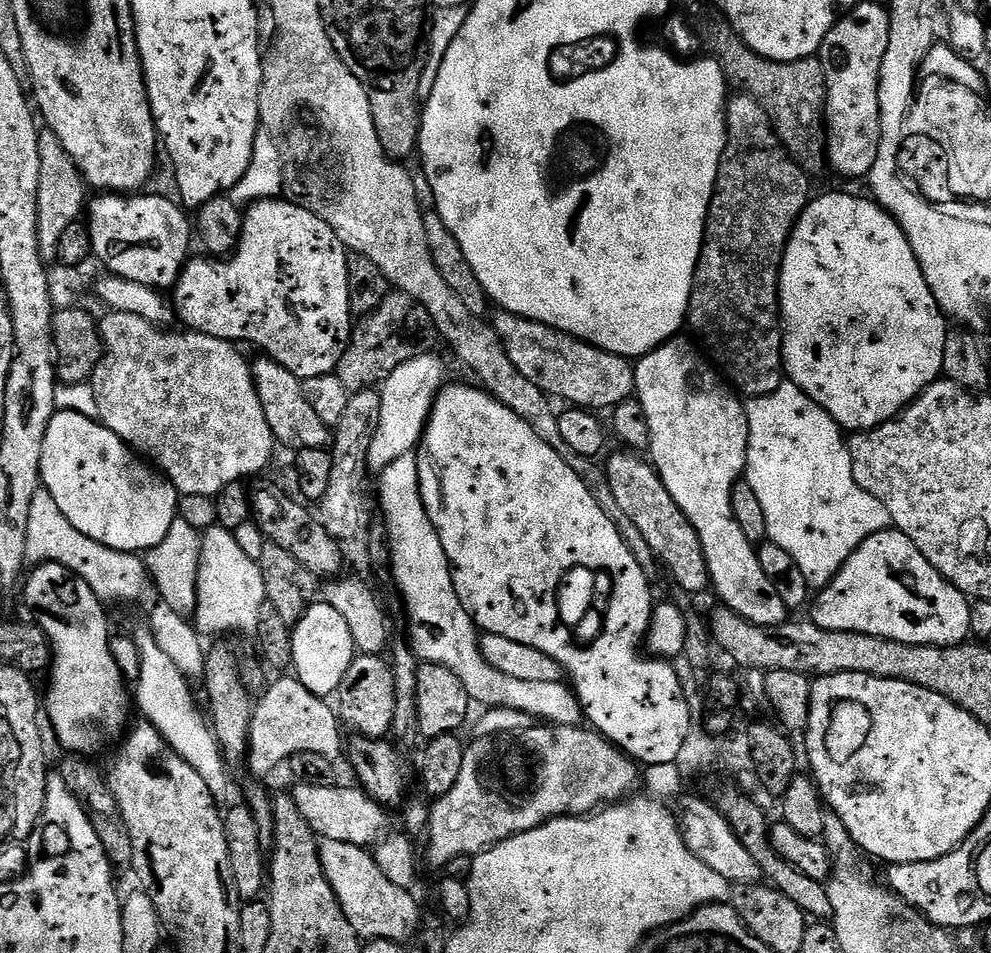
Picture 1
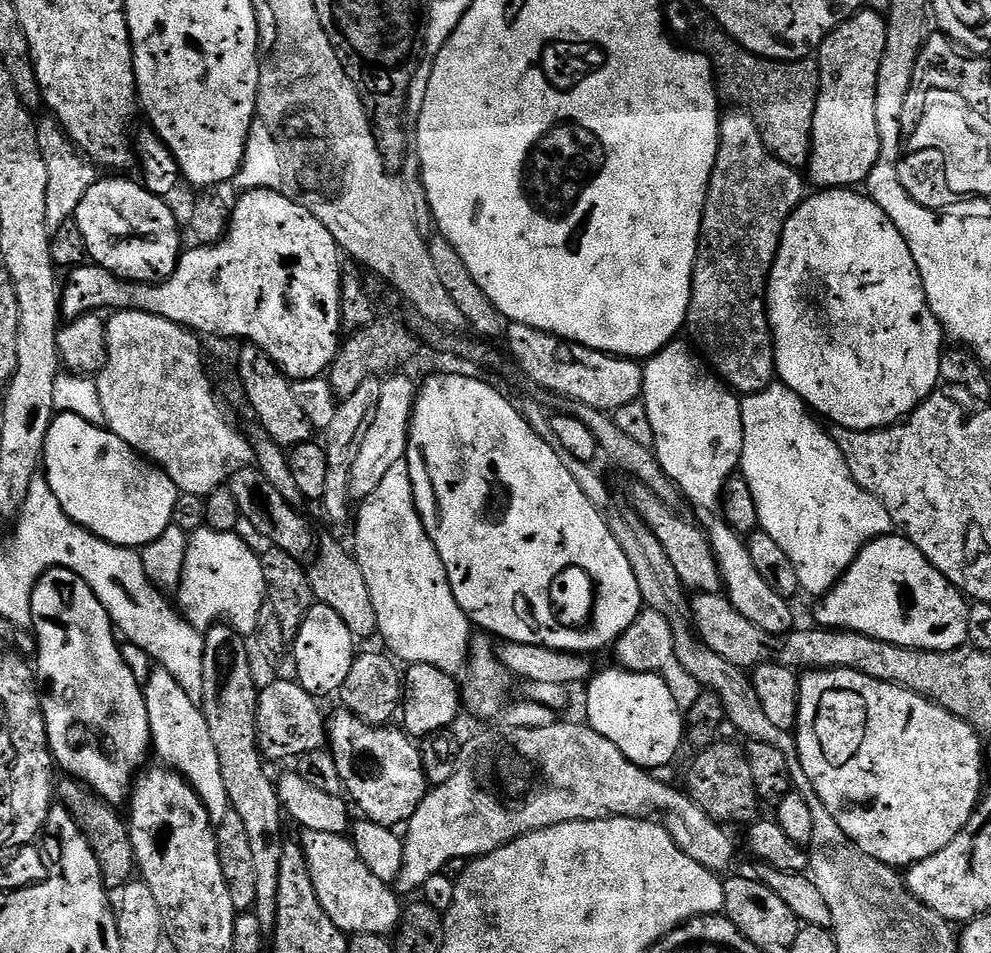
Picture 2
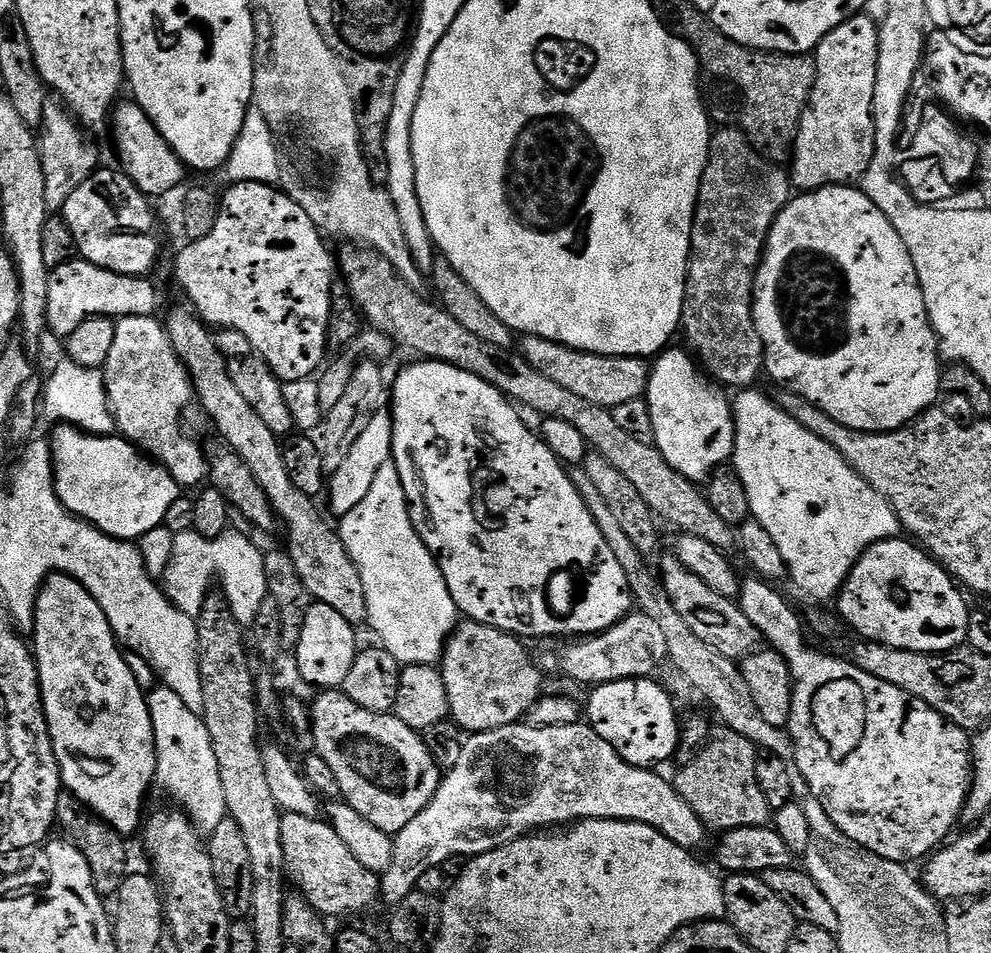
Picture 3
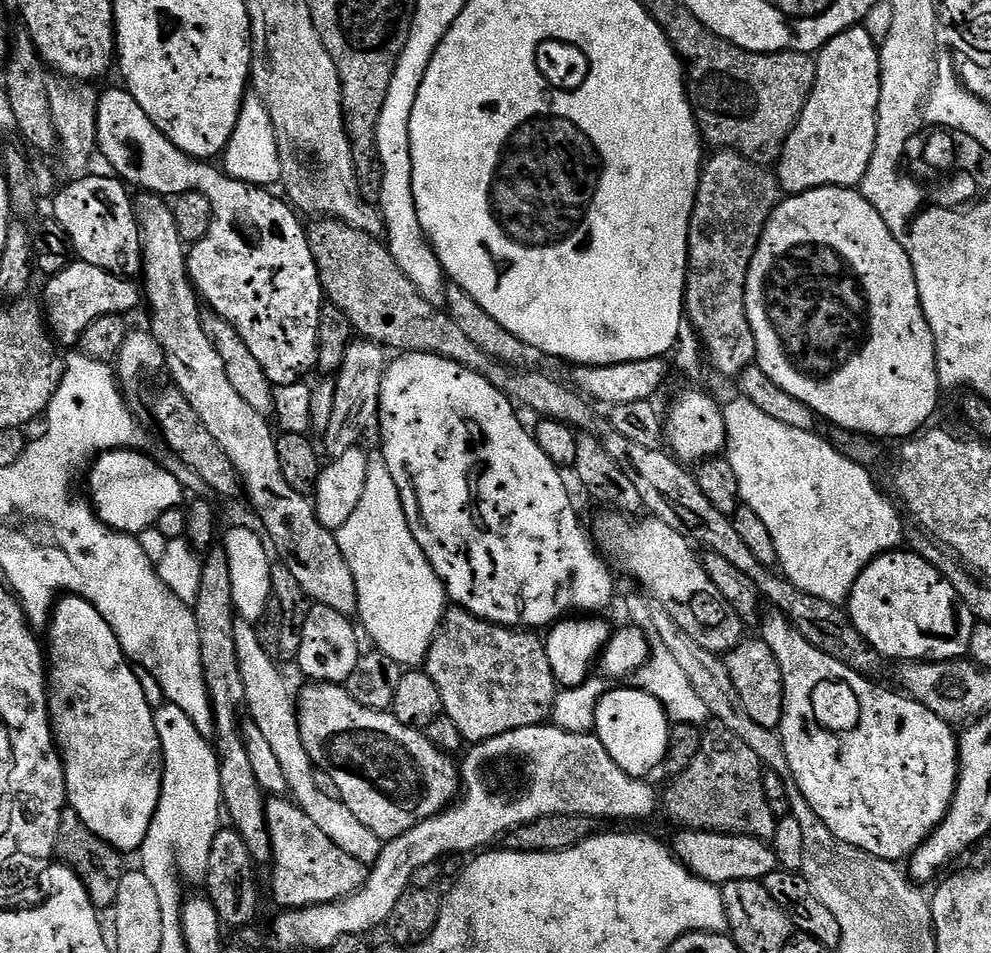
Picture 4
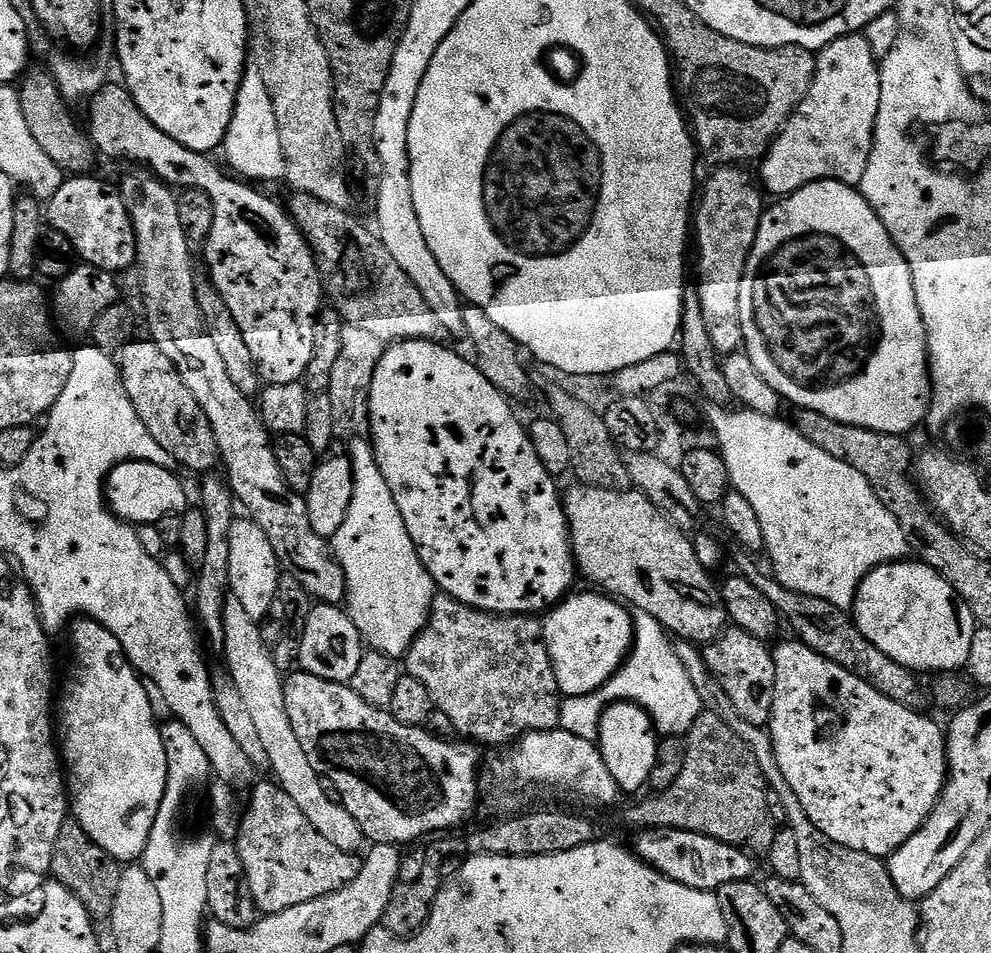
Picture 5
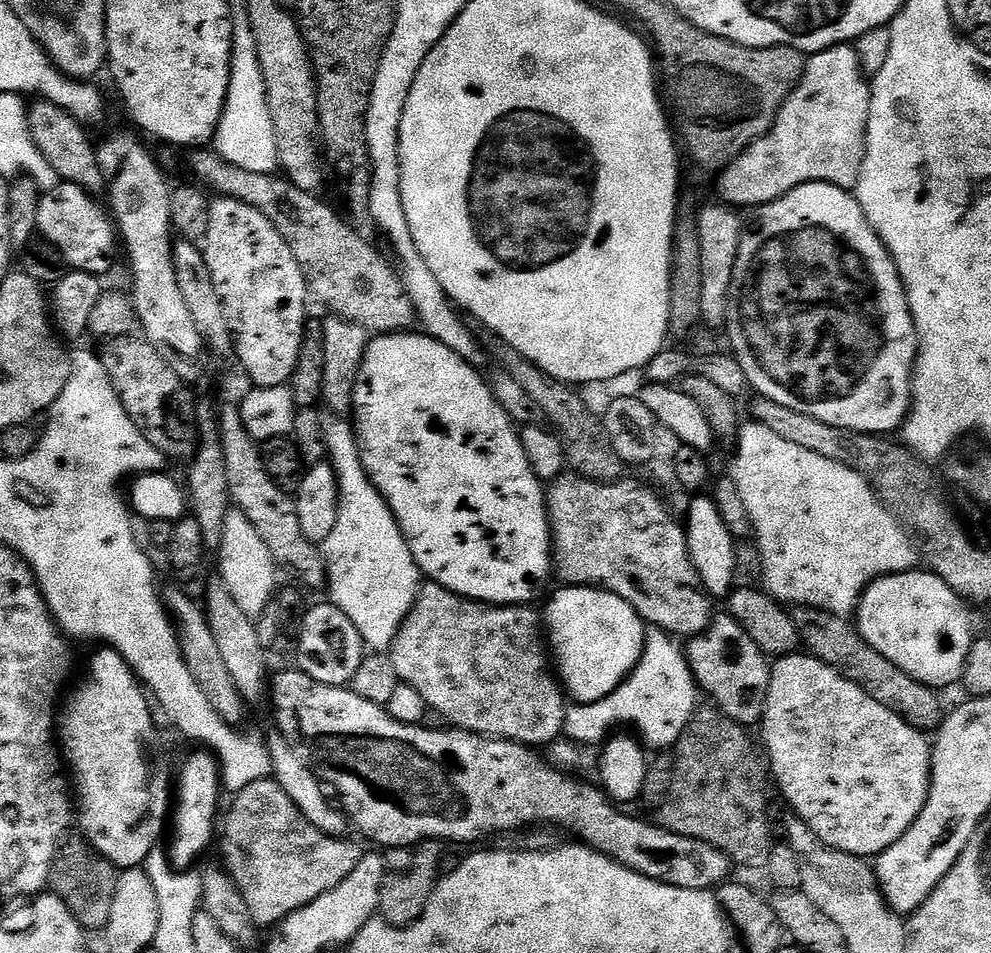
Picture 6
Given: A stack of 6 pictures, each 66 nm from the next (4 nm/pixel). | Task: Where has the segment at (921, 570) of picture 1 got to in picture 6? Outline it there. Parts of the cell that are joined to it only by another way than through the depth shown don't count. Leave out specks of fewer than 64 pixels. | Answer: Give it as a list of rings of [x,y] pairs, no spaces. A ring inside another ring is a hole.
[[[913,570],[895,572],[893,576],[878,578],[867,588],[860,598],[860,606],[854,613],[860,637],[882,658],[890,658],[898,670],[906,670],[910,678],[922,682],[927,688],[941,690],[951,684],[959,685],[964,675],[966,658],[972,649],[974,633],[972,633],[972,616],[969,605],[960,599],[960,595],[942,578],[938,578],[931,570]]]

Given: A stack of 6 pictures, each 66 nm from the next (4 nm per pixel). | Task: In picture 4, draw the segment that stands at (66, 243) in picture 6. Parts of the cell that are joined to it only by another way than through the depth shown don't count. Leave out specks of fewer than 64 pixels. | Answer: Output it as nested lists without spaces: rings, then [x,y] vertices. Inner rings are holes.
[[[89,174],[68,182],[64,189],[61,187],[55,193],[51,201],[51,215],[62,226],[73,253],[79,259],[107,272],[136,278],[142,272],[140,224],[136,221],[136,205],[133,197],[128,197],[129,189],[124,181],[115,175],[107,175]]]

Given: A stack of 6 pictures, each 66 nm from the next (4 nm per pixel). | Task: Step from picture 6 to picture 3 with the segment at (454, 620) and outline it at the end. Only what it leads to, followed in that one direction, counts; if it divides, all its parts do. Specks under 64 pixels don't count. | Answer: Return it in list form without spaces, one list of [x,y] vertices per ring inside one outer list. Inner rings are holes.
[[[465,619],[449,636],[438,667],[446,686],[446,698],[450,698],[451,719],[465,733],[489,732],[502,726],[519,724],[527,717],[530,709],[540,702],[545,691],[546,676],[541,665],[532,661],[532,656],[524,649],[524,644],[525,641],[519,636],[511,636],[494,626],[486,626],[469,619]]]

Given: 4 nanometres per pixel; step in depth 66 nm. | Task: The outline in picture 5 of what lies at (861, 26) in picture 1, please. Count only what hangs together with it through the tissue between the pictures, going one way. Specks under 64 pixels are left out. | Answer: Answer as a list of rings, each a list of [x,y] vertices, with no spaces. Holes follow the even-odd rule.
[[[863,35],[842,36],[820,49],[808,93],[759,161],[763,191],[783,198],[819,180],[860,185],[870,158],[879,101],[880,70]]]

